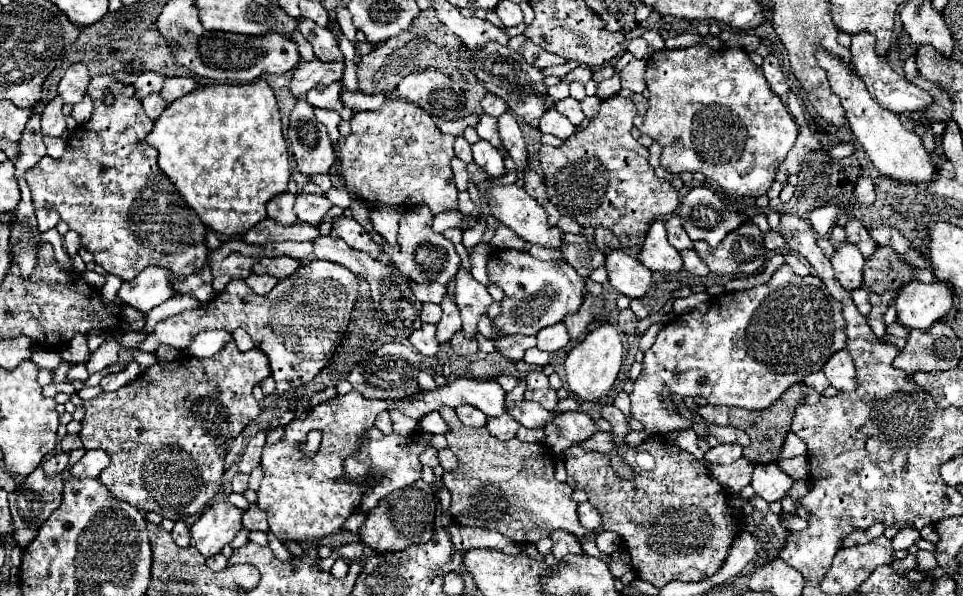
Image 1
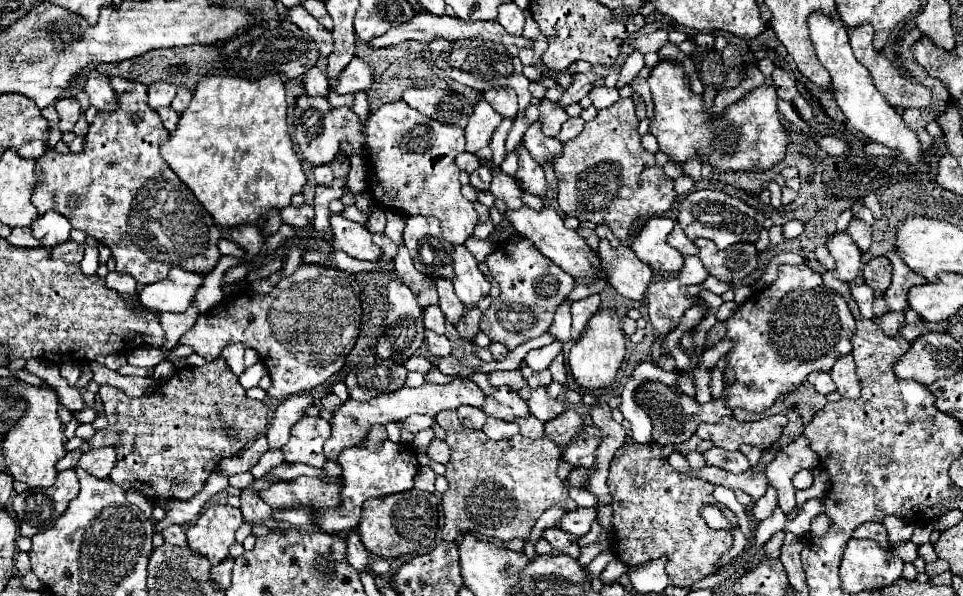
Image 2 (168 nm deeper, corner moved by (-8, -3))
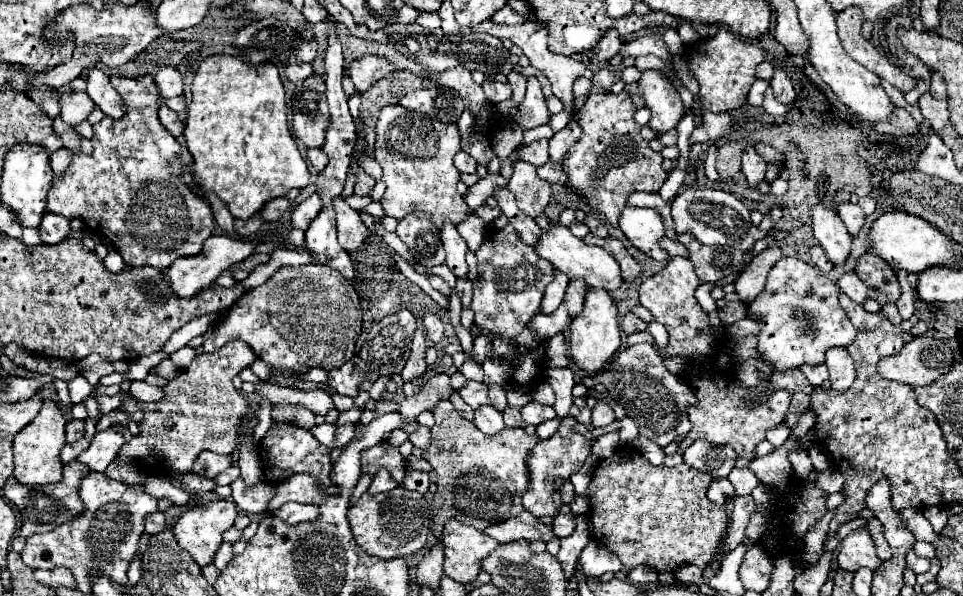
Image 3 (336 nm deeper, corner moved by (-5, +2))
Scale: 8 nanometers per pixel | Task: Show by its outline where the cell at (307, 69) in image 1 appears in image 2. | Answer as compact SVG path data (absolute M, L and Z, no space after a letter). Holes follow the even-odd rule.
M354 57L350 61L350 65L342 71L340 81L336 87L332 87L332 91L336 93L358 93L358 91L368 91L370 85L374 81L374 71L368 63L364 63L362 59Z

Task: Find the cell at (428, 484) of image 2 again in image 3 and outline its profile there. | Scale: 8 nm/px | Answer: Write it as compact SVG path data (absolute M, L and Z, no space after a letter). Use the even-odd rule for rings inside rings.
M409 470L409 472L407 472L407 478L405 478L405 482L403 482L405 488L417 490L417 492L421 492L421 494L427 494L429 484L431 484L429 474L427 474L427 472L421 472L421 470Z

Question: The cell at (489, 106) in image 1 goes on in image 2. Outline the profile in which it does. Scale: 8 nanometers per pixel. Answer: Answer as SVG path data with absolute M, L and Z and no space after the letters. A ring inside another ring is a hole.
M490 87L484 91L484 99L502 115L514 119L518 113L518 103L516 103L516 93L510 87Z

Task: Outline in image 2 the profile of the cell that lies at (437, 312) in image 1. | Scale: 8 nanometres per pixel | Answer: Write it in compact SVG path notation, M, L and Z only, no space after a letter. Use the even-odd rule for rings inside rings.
M432 305L432 307L424 309L424 317L422 319L424 319L424 327L426 329L430 329L430 331L434 331L438 335L444 335L446 319L444 319L444 313L440 311L438 305Z

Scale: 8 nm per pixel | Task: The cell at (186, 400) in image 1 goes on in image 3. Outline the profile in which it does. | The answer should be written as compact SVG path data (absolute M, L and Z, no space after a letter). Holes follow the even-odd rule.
M240 339L225 344L213 354L195 356L189 368L181 370L163 386L163 398L159 402L137 402L143 412L139 434L121 446L119 458L137 462L145 474L165 476L167 466L175 472L191 472L203 450L231 454L239 444L241 426L255 416L245 396L235 390L233 378L243 366L253 364L255 358L253 350ZM165 420L171 420L173 426L167 428Z

